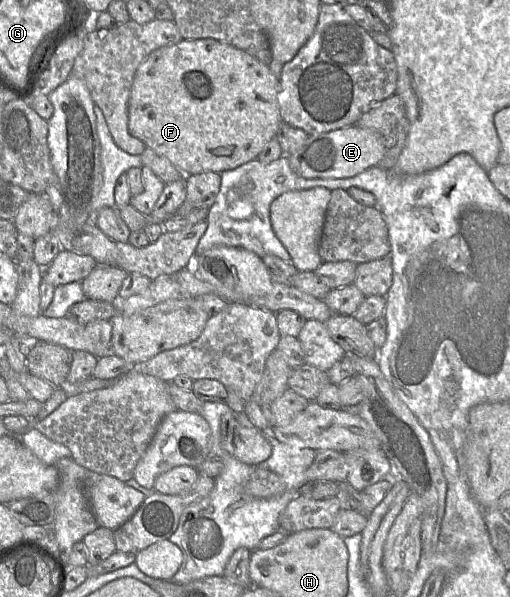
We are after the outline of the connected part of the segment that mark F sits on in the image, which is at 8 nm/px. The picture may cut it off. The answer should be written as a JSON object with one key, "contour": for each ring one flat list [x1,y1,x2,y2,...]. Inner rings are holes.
{"contour":[[211,38,182,39,176,44,165,46,152,52,136,70,128,102,128,130,133,137,141,140,147,148,169,159,184,175,209,171,222,173,255,160,269,141,276,136,278,129,283,123,278,104,279,92,280,80,273,75,269,66,262,64,245,51]]}

